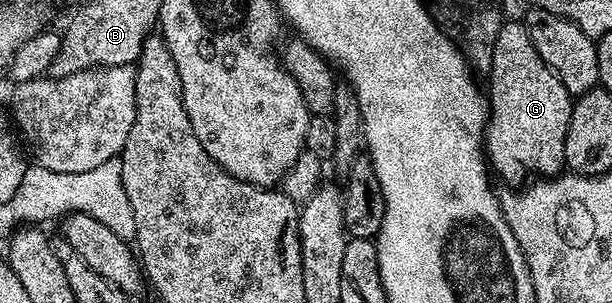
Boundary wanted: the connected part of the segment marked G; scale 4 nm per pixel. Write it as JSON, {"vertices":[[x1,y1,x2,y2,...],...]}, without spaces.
{"vertices":[[506,21,498,29,492,50,492,69,487,72,486,79,488,126,485,128,485,150,491,170,497,176,500,174,512,189,522,187,529,177,555,177,561,174,565,170,564,142,574,99,560,78,546,65,546,61,538,57,538,49,534,49,530,33,524,28,523,22]]}

